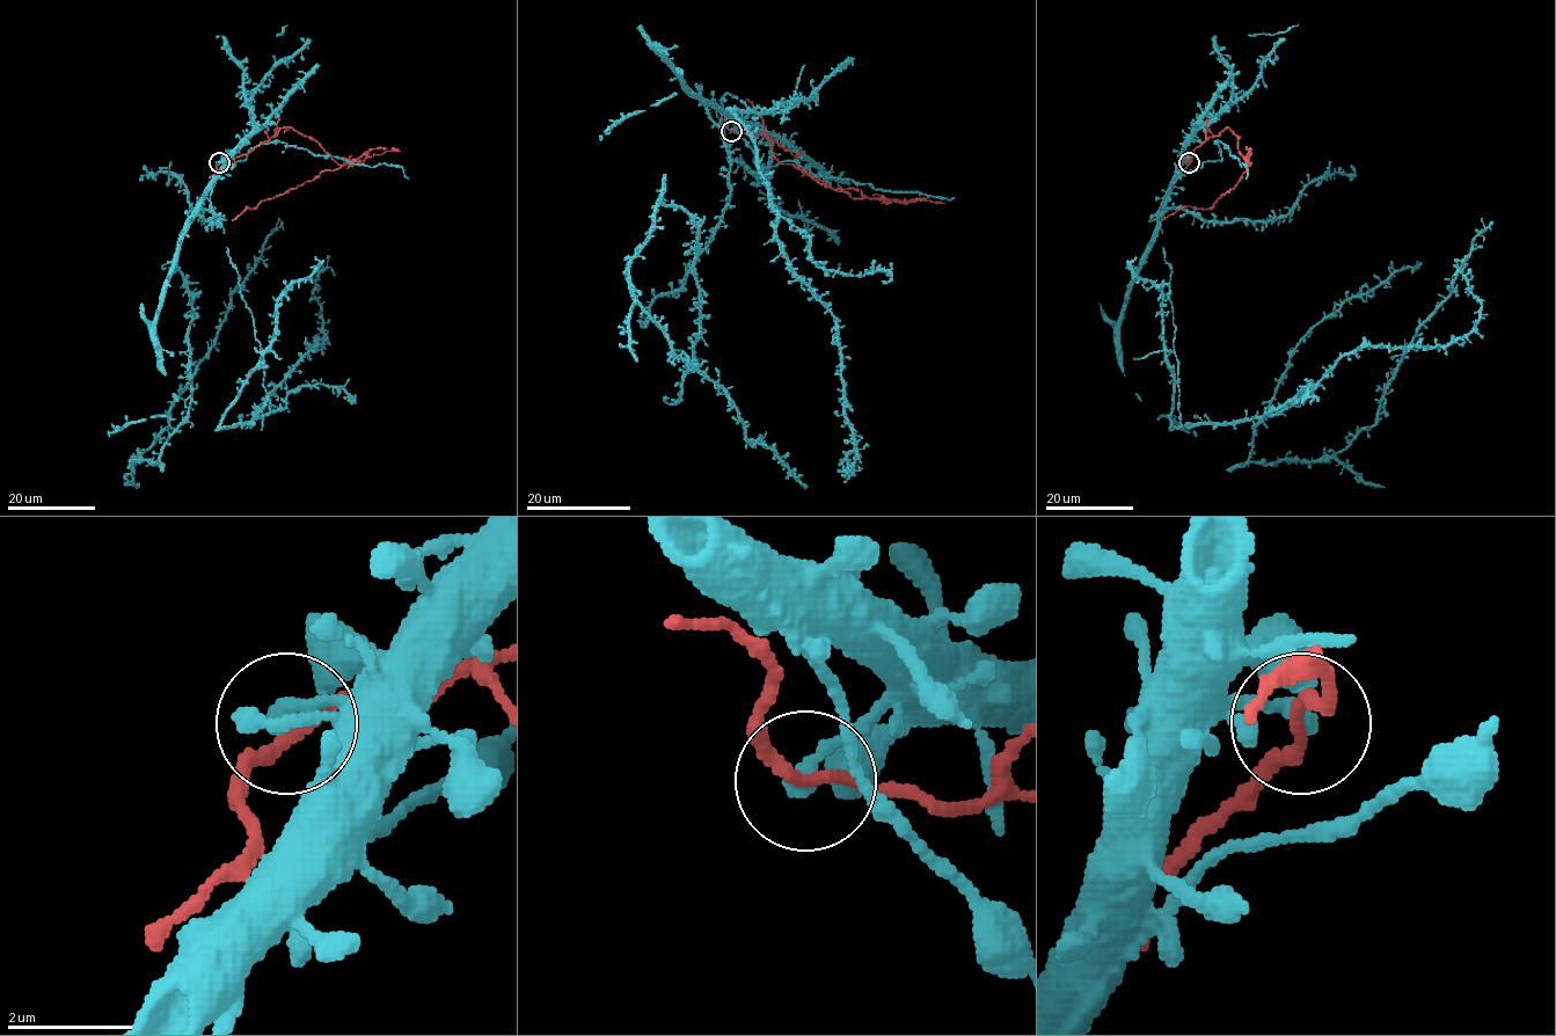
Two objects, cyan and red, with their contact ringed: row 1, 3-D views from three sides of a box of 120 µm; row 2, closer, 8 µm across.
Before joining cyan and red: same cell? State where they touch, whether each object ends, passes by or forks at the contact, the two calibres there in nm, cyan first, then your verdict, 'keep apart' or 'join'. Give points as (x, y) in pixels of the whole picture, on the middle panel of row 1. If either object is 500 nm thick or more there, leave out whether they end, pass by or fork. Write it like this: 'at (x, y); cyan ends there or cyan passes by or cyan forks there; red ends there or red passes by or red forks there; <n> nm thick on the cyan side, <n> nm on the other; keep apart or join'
at (731, 131); cyan ends there; red passes by; 340 nm thick on the cyan side, 200 nm on the other; keep apart

